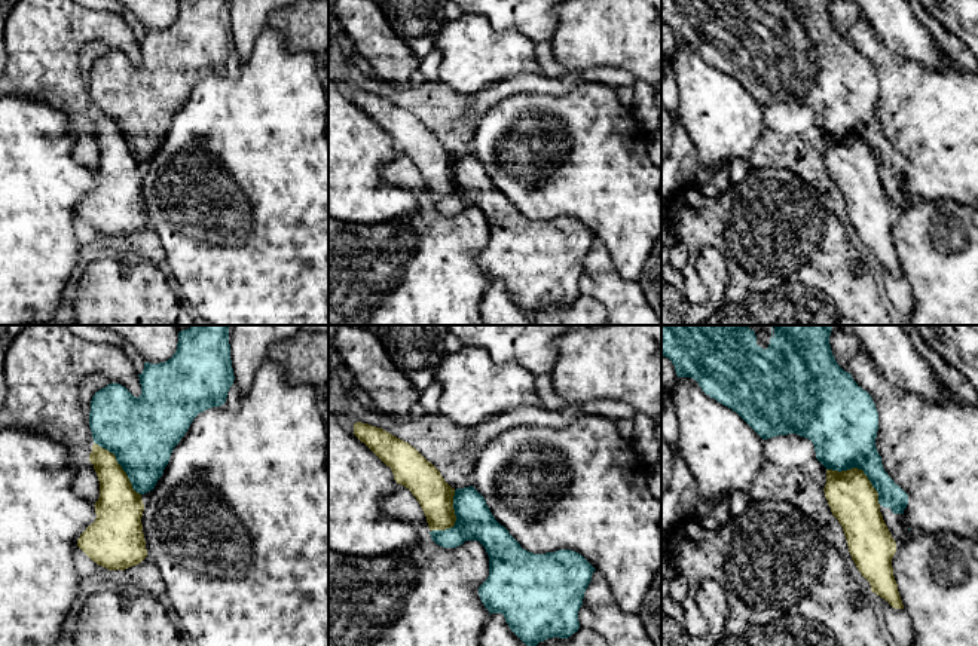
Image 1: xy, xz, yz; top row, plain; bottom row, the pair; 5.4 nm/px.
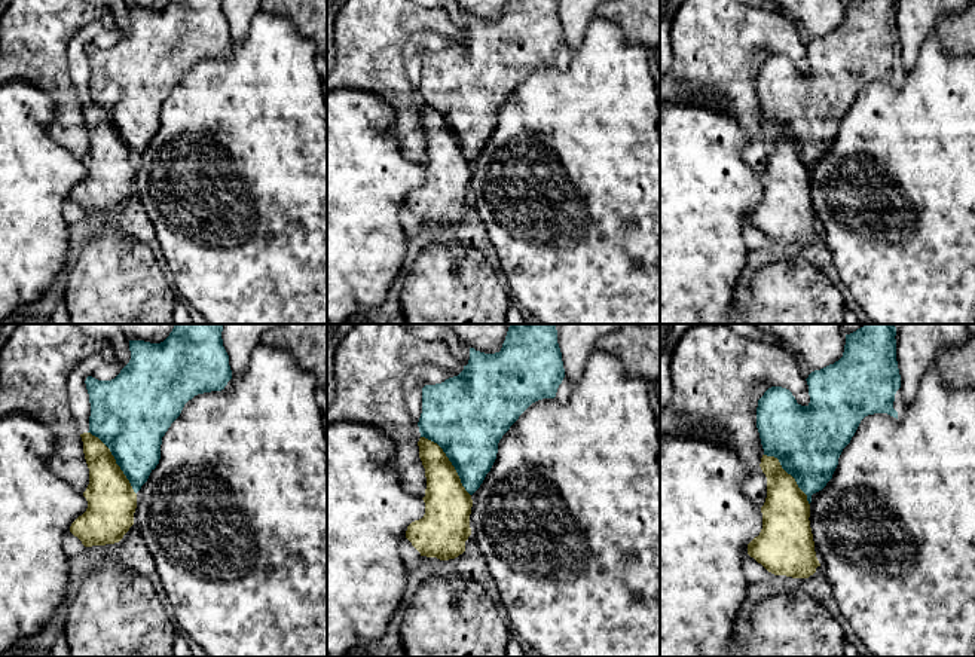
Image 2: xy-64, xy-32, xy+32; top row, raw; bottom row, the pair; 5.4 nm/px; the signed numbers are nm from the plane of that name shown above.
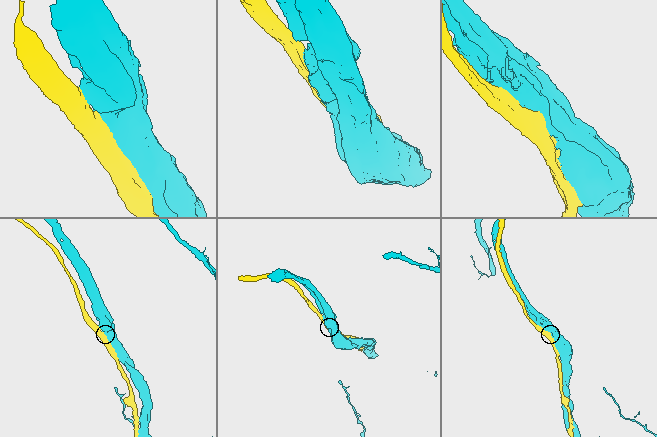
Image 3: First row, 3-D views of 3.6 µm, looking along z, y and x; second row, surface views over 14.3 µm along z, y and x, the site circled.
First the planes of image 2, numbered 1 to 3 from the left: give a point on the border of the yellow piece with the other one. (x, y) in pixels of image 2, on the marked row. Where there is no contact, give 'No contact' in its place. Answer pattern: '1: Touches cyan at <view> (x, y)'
1: Touches cyan at xy-64 (116, 461)
2: Touches cyan at xy-32 (451, 461)
3: Touches cyan at xy+32 (791, 474)

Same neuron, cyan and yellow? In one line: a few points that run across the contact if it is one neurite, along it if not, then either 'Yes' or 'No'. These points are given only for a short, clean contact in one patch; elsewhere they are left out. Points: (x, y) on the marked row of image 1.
Yes

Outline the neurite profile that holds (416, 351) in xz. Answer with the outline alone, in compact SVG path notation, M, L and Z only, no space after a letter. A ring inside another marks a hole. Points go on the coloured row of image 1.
M370 325L394 365L422 392L434 380L434 371L447 350L443 345L447 325Z

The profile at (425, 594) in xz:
M424 532L419 542L388 555L361 557L337 554L328 549L328 646L480 646L480 637L489 621L489 610L480 600L479 587L489 576L489 555L479 541L465 541L456 548L437 545Z

